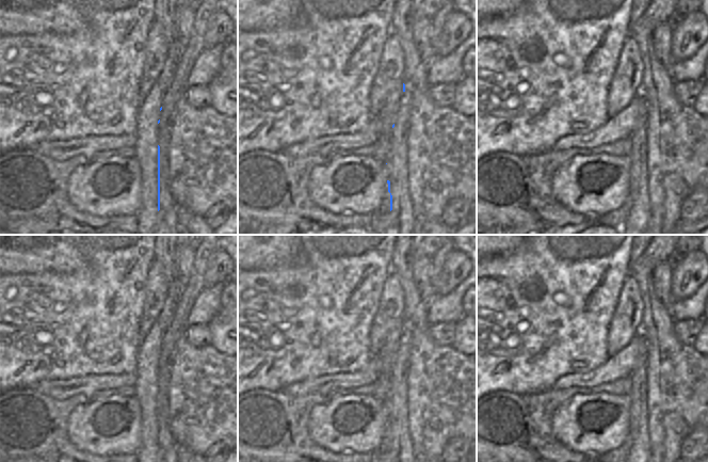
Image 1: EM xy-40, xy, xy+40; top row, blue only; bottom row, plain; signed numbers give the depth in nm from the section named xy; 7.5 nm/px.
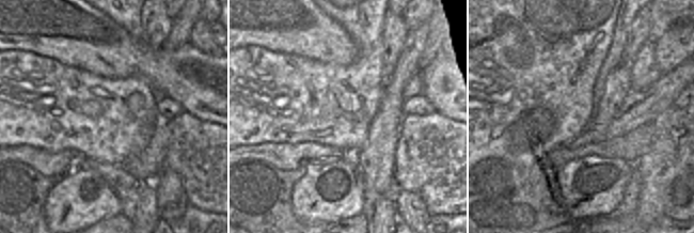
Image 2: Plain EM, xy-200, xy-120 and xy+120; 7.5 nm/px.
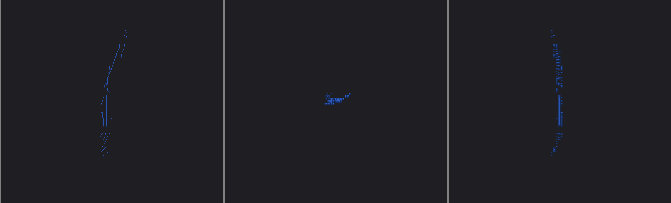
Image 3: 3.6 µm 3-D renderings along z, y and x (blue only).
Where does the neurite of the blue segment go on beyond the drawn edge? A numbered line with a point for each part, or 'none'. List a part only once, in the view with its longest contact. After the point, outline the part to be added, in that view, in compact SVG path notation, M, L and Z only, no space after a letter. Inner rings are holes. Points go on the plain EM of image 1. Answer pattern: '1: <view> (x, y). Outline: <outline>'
1: xy-40 (146, 386). Outline: M175 278L168 285L164 305L139 348L134 384L134 397L141 405L141 444L136 450L139 462L158 462L158 360L182 289L183 286Z

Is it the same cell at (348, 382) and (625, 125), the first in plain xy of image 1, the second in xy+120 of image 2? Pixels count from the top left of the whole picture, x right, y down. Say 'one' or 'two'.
one

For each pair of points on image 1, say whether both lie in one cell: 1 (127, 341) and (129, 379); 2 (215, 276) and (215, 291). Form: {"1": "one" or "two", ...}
{"1": "two", "2": "two"}

